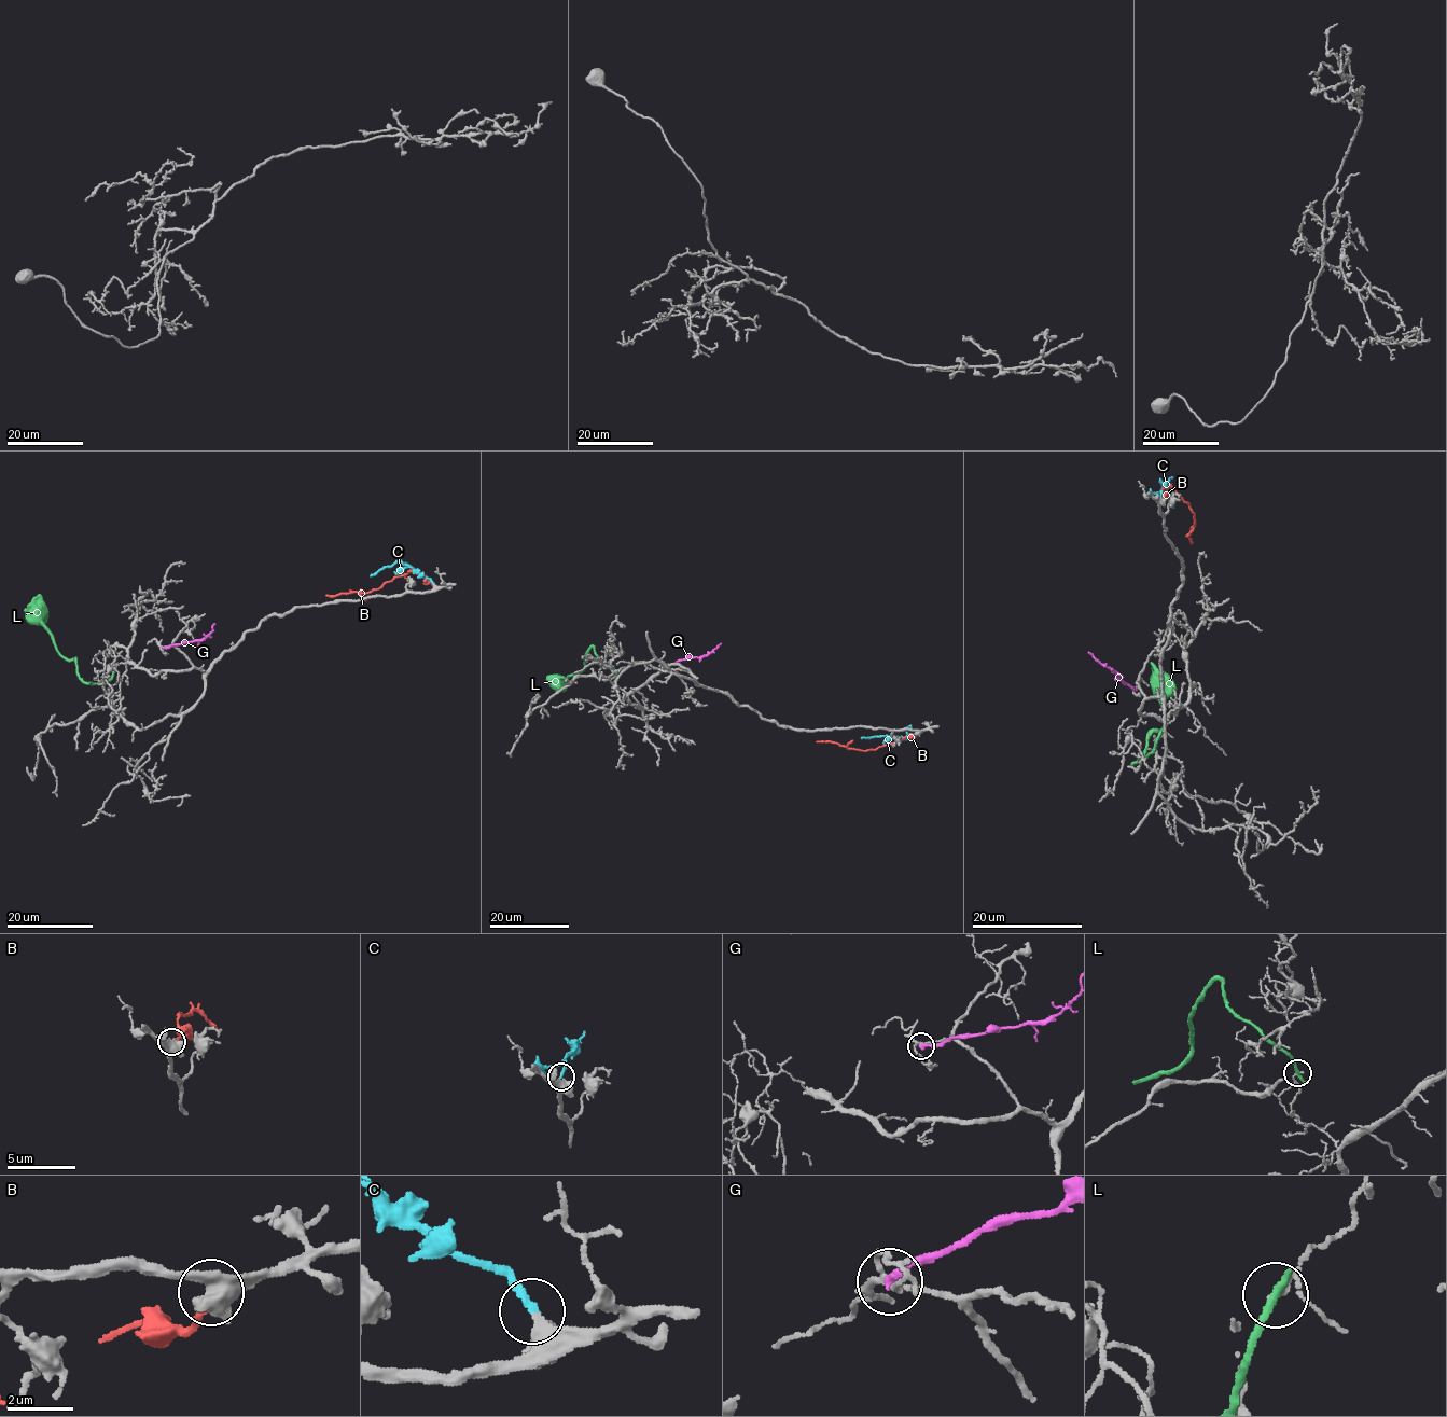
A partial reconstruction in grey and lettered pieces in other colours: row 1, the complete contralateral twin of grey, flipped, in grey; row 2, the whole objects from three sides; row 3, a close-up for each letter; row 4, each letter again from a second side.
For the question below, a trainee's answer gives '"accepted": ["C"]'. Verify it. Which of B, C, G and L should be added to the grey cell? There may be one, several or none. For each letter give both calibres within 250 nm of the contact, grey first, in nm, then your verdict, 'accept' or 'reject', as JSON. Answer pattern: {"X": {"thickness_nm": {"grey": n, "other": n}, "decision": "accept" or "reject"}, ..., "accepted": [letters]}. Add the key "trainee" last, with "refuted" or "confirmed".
{"B": {"thickness_nm": {"grey": 480, "other": 190}, "decision": "reject"}, "C": {"thickness_nm": {"grey": 400, "other": 200}, "decision": "accept"}, "G": {"thickness_nm": {"grey": 150, "other": 240}, "decision": "reject"}, "L": {"thickness_nm": {"grey": 110, "other": 320}, "decision": "reject"}, "accepted": ["C"], "trainee": "confirmed"}

